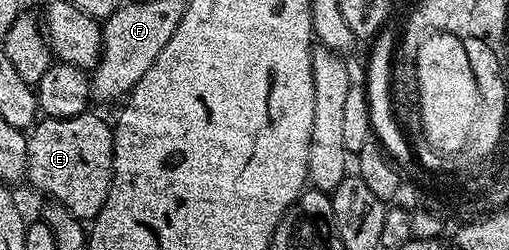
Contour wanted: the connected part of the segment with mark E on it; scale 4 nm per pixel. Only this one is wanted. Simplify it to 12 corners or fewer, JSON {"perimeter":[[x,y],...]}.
{"perimeter":[[44,117],[27,182],[91,221],[112,184],[110,123]]}

